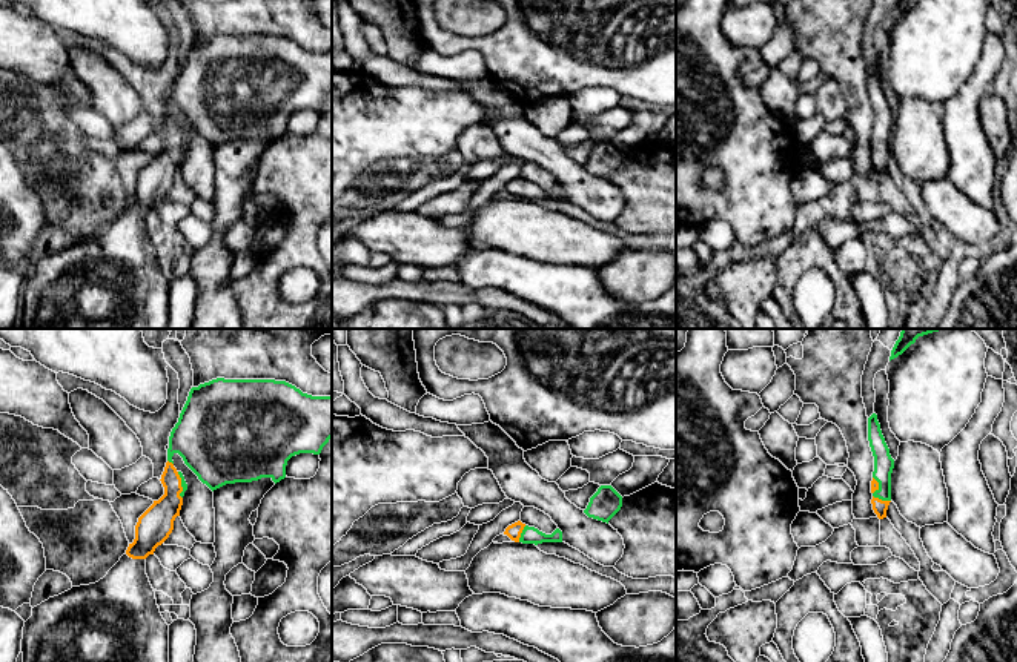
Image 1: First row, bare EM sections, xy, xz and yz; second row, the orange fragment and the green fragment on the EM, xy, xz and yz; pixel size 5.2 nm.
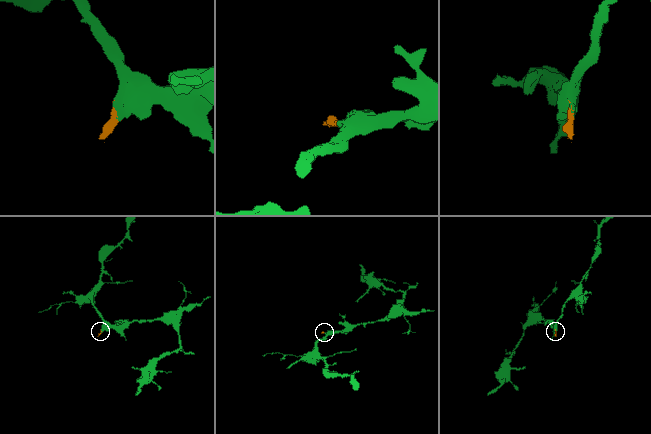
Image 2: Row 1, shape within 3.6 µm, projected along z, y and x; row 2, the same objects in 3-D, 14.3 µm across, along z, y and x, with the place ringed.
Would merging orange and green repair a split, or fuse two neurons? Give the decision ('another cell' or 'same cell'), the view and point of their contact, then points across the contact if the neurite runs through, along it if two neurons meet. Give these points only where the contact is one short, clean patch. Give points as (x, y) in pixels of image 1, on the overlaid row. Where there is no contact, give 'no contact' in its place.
same cell | yz (873, 496) | across yz (879, 506), (873, 496), (881, 489), (884, 464)

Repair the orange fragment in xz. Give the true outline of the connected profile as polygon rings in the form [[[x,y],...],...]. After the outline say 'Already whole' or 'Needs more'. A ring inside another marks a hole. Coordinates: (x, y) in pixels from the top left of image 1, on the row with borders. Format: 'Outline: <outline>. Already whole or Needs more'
Outline: [[[521,521],[508,525],[504,531],[512,541],[522,544],[562,542],[562,531],[556,528],[552,535],[545,535],[535,527],[528,527]]]. Needs more

